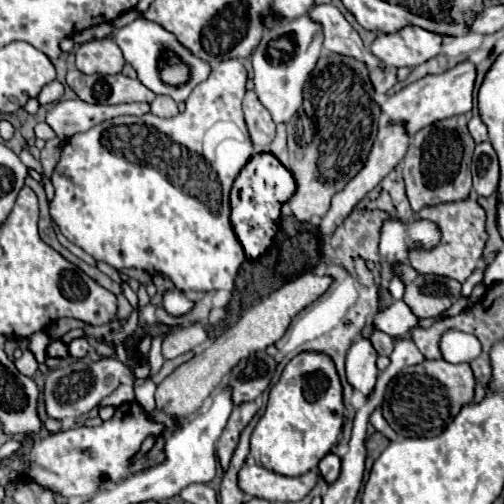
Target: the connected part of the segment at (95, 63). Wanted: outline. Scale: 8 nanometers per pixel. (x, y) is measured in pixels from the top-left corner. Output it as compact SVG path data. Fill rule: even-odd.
M112 37L94 39L78 47L76 67L86 75L116 75L124 67L124 55Z

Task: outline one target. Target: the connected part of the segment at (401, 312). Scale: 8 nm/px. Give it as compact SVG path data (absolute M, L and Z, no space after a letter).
M396 301L388 309L378 311L374 315L372 325L374 325L374 329L378 329L390 337L402 337L408 331L412 331L418 325L418 321L420 321L420 317L416 317L404 301Z

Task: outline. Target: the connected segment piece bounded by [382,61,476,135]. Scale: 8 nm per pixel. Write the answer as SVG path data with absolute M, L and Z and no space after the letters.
M462 61L456 67L448 69L446 73L428 75L428 77L422 77L420 81L410 83L408 87L404 87L396 95L392 95L382 105L382 111L392 121L404 121L408 135L414 135L416 129L422 129L424 125L430 125L432 121L468 113L472 109L472 99L474 99L474 93L472 93L474 81L476 81L476 65L470 61Z

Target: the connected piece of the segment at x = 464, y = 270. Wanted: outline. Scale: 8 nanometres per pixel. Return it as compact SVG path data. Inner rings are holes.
M462 199L462 201L452 201L452 203L440 203L440 205L432 205L432 207L422 207L416 217L428 217L430 221L436 221L442 229L442 241L436 249L428 251L428 253L412 253L412 261L410 265L418 271L418 273L434 273L434 275L444 275L450 279L456 279L460 283L464 283L470 273L474 273L474 269L478 267L478 263L482 261L482 251L486 247L488 241L488 233L484 231L484 221L470 221L470 211L472 215L482 215L482 219L486 217L484 209L480 207L480 203L476 199Z

